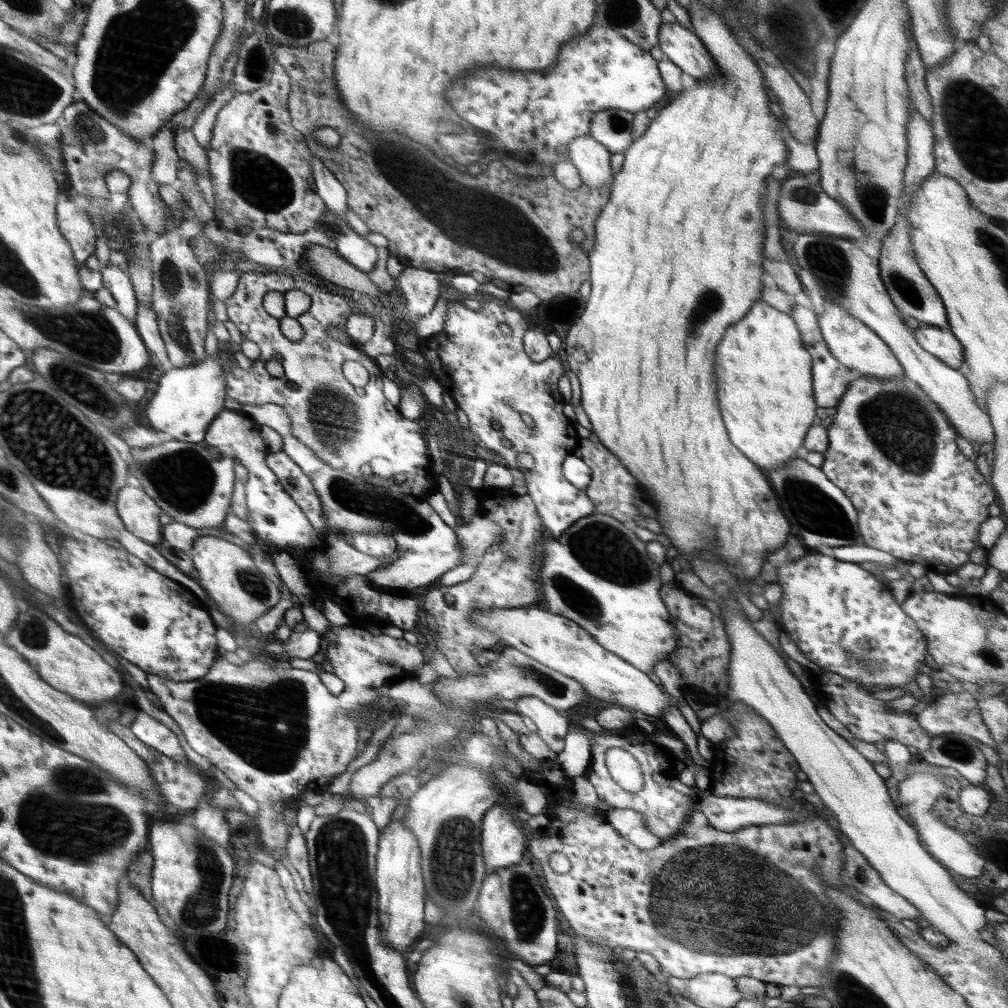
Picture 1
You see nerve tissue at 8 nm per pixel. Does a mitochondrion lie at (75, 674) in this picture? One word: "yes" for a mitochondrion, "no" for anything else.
no

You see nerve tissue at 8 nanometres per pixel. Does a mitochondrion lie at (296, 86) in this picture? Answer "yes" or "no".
no

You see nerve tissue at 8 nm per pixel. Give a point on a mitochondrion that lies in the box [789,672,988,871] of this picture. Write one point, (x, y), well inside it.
(957, 748)

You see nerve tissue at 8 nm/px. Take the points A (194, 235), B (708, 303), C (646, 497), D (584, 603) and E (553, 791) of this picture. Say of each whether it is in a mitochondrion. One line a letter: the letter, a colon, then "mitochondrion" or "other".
A: other
B: mitochondrion
C: other
D: mitochondrion
E: other

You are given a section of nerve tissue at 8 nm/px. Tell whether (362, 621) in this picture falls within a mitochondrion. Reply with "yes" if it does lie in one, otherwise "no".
no

